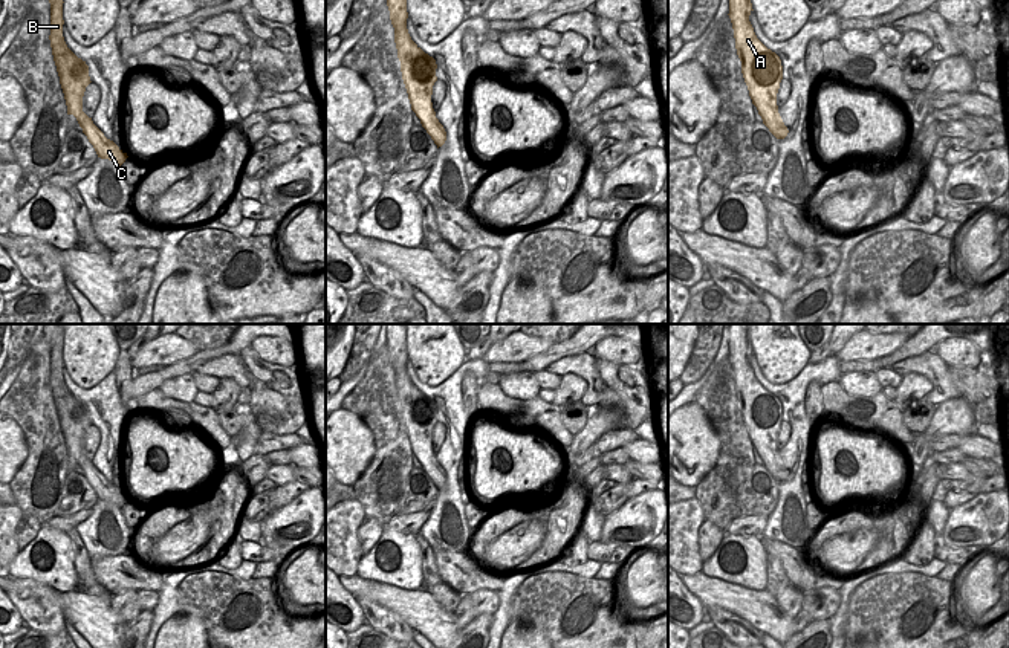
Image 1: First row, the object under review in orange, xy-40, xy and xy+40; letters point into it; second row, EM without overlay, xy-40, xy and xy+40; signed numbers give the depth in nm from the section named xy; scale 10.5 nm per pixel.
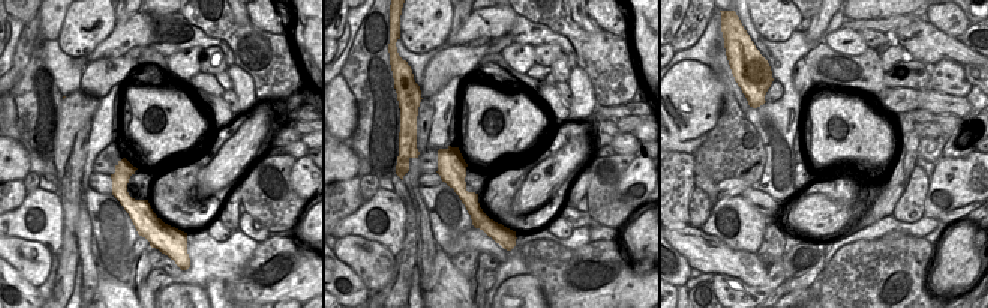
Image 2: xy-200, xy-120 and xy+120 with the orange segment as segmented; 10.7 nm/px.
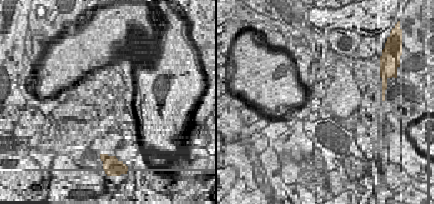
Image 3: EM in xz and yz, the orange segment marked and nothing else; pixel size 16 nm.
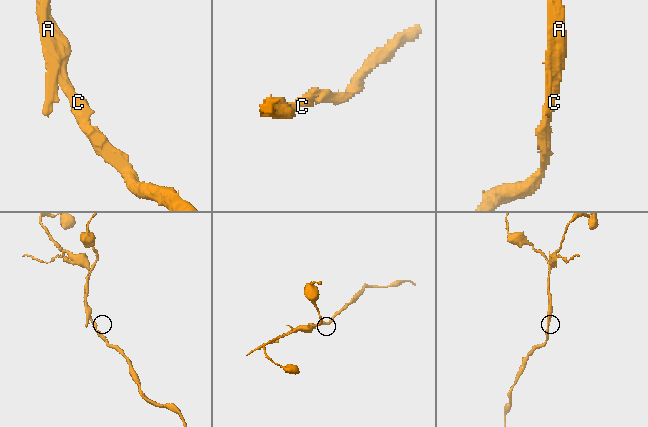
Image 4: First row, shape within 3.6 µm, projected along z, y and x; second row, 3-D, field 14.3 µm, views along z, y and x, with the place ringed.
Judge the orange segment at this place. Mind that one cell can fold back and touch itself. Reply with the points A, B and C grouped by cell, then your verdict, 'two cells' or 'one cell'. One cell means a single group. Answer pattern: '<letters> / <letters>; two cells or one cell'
A C / B; two cells

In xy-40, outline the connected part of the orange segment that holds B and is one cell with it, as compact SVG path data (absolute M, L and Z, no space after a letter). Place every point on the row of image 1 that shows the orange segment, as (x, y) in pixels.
M52 0L52 6L50 6L50 47L52 47L52 55L54 55L54 61L57 66L57 72L58 76L61 79L61 75L64 73L67 78L67 84L75 83L79 84L79 81L76 81L76 64L75 64L75 58L73 58L73 52L67 47L64 37L63 37L63 0Z

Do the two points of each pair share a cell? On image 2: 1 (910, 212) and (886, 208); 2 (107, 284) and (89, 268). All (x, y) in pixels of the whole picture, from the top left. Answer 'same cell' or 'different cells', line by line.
1: different cells
2: different cells

